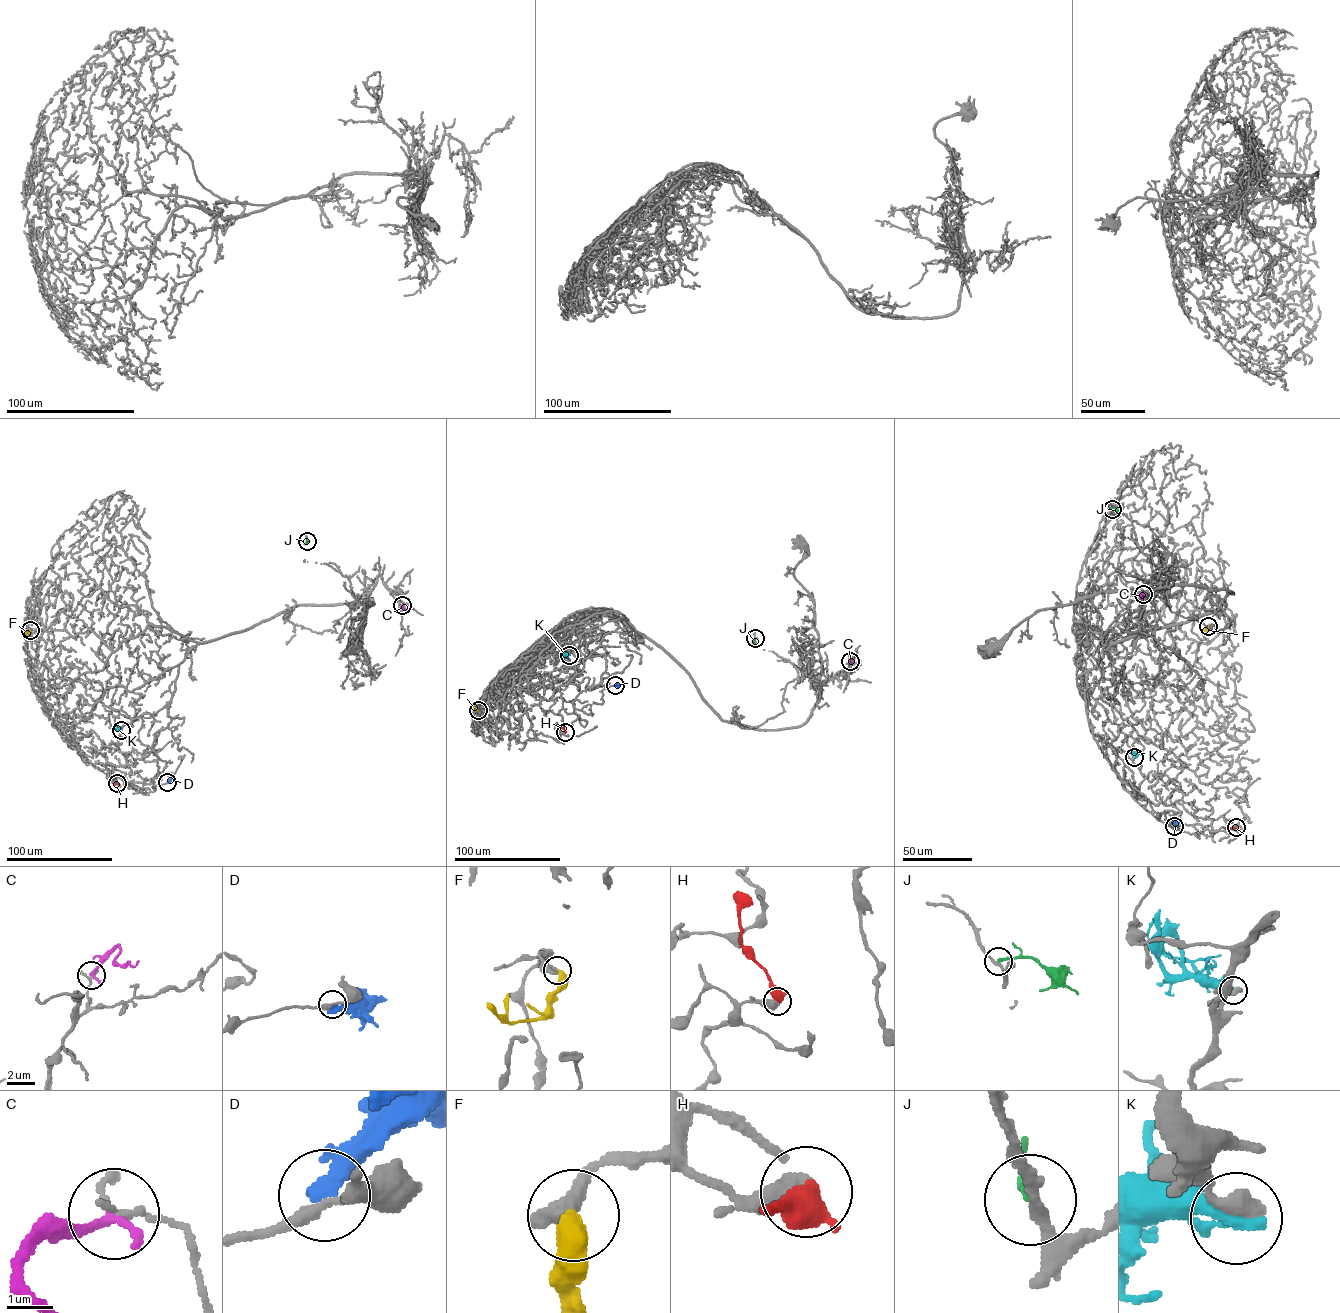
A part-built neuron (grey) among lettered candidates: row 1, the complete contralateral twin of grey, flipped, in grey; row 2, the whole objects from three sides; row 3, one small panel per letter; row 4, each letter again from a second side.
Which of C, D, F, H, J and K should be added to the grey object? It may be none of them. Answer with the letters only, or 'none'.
F, H

